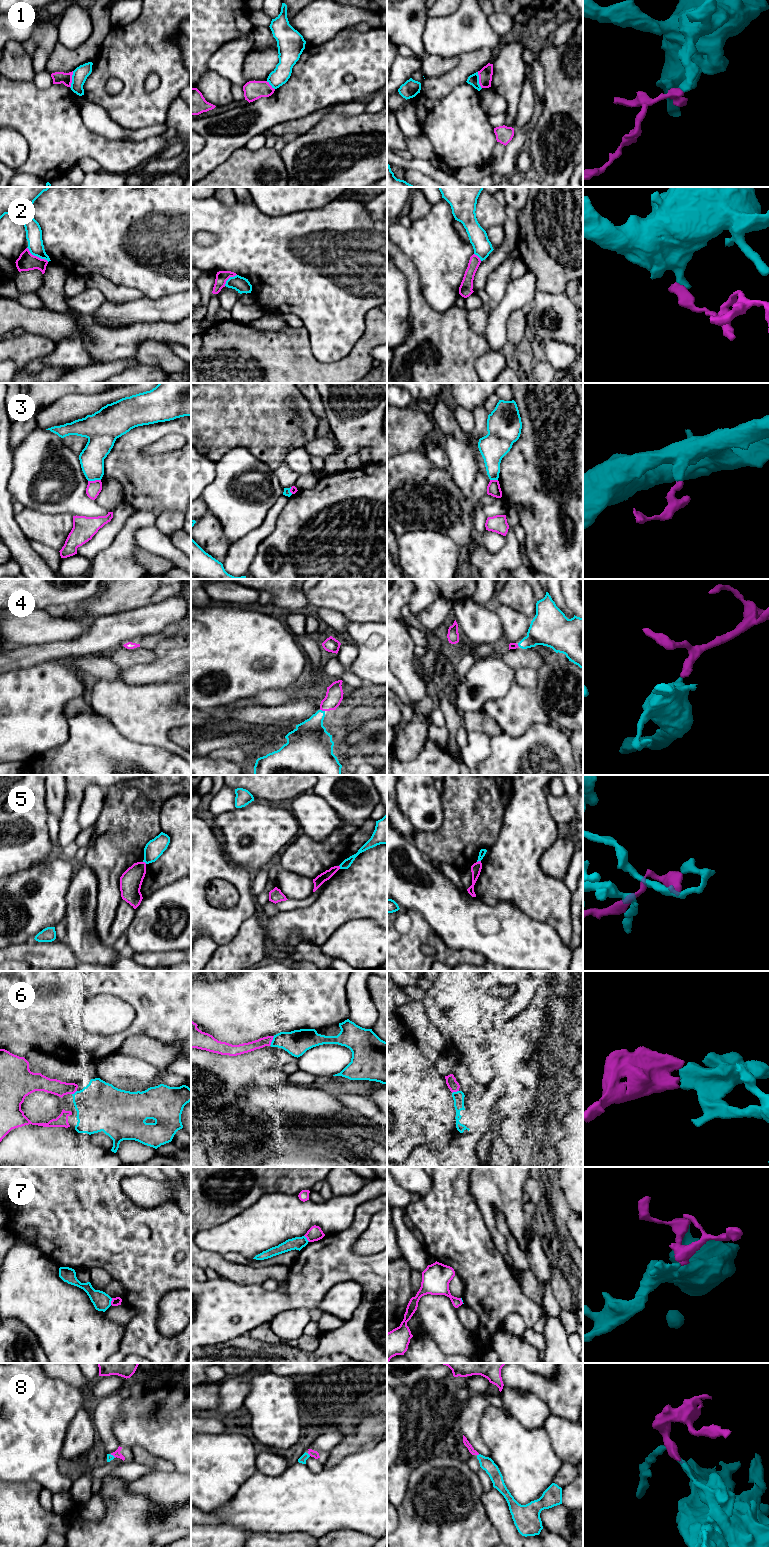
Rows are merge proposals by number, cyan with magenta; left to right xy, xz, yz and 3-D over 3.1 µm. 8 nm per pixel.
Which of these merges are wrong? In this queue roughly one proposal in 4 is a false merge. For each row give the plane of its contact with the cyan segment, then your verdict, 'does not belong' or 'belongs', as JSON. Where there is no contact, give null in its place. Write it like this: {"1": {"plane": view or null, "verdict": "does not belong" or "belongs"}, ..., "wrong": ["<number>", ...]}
{"1": {"plane": "xy", "verdict": "does not belong"}, "2": {"plane": "xy", "verdict": "does not belong"}, "3": {"plane": "xy", "verdict": "does not belong"}, "4": {"plane": "xz", "verdict": "belongs"}, "5": {"plane": "yz", "verdict": "belongs"}, "6": {"plane": "xz", "verdict": "belongs"}, "7": {"plane": "xy", "verdict": "does not belong"}, "8": {"plane": "xz", "verdict": "belongs"}, "wrong": ["1", "2", "3", "7"]}

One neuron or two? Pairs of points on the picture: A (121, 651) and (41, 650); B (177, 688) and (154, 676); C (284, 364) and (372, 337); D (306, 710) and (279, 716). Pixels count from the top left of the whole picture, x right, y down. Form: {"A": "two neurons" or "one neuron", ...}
{"A": "two neurons", "B": "two neurons", "C": "one neuron", "D": "one neuron"}

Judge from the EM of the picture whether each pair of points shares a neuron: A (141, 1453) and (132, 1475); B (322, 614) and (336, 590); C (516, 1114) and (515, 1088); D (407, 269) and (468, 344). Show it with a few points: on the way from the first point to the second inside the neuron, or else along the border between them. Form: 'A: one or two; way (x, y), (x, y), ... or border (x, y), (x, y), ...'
A: two; border (133, 1459), (155, 1471)
B: two; border (319, 606), (337, 610), (347, 619)
C: one; way (515, 1108), (515, 1094)
D: one; way (414, 290), (417, 304), (447, 334)

